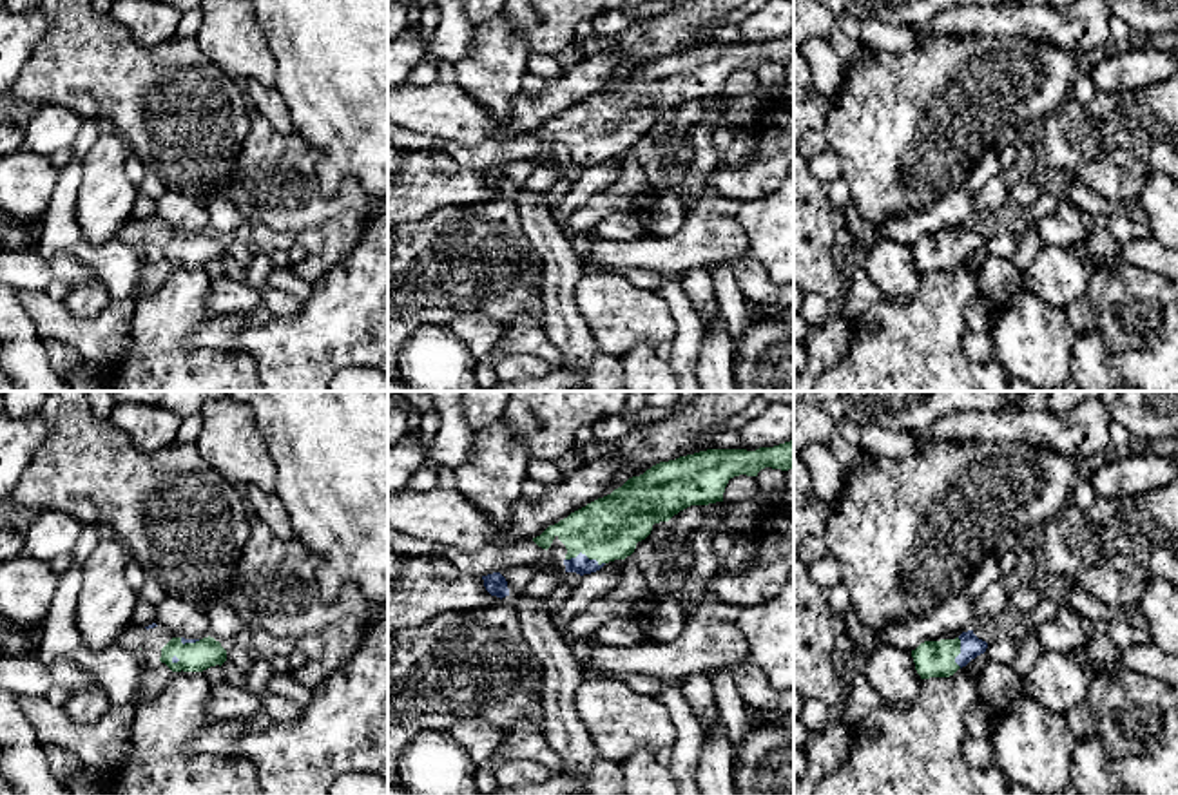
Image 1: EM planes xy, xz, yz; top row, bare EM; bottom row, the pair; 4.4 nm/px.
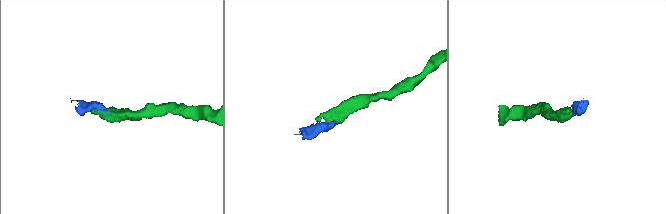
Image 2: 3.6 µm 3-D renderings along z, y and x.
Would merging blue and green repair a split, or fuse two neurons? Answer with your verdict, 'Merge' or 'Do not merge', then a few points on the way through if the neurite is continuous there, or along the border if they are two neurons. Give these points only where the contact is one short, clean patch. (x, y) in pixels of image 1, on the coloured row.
Merge. Path across: xz (582, 565), (584, 555), (609, 527)

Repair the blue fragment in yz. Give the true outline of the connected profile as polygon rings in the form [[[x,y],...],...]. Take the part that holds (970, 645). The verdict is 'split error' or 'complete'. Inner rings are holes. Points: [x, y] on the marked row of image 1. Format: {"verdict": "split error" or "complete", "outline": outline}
{"verdict": "split error", "outline": [[[968,630],[955,639],[924,641],[912,650],[912,657],[921,679],[950,677],[986,648],[988,643]]]}

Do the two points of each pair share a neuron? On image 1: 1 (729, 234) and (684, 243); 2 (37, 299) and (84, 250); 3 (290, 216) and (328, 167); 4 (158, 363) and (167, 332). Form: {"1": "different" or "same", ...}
{"1": "same", "2": "different", "3": "different", "4": "same"}

